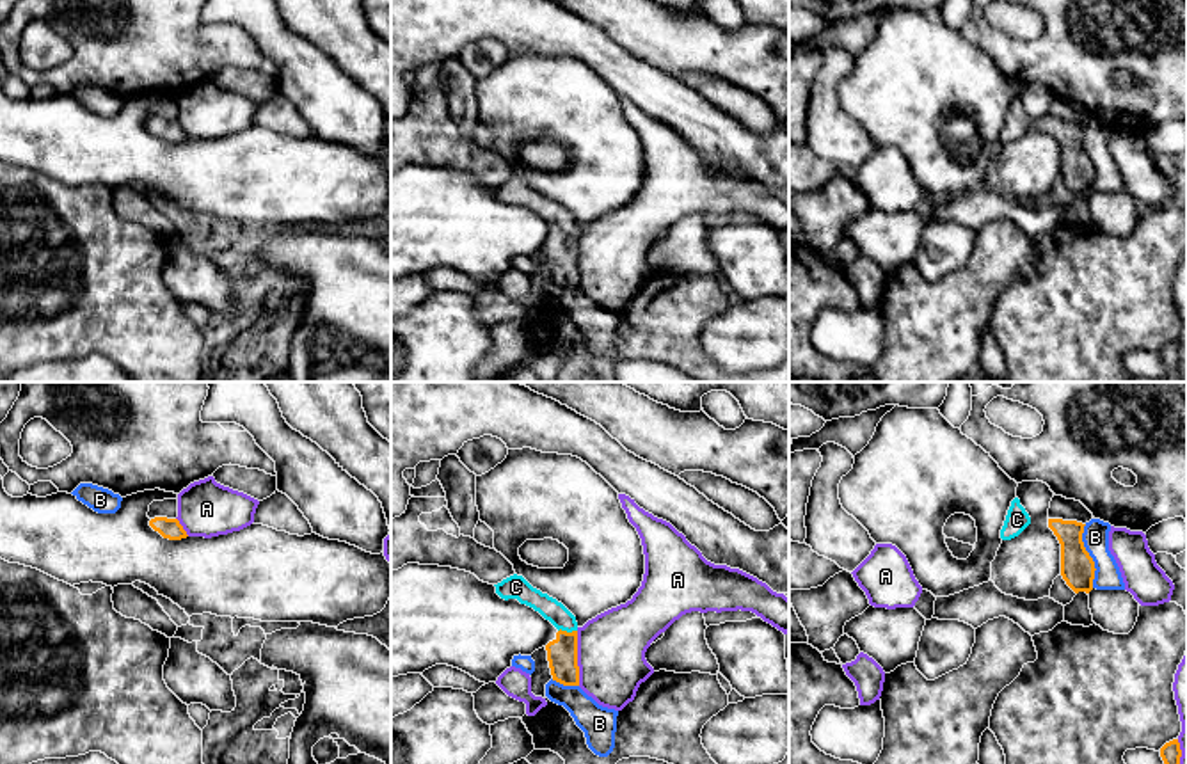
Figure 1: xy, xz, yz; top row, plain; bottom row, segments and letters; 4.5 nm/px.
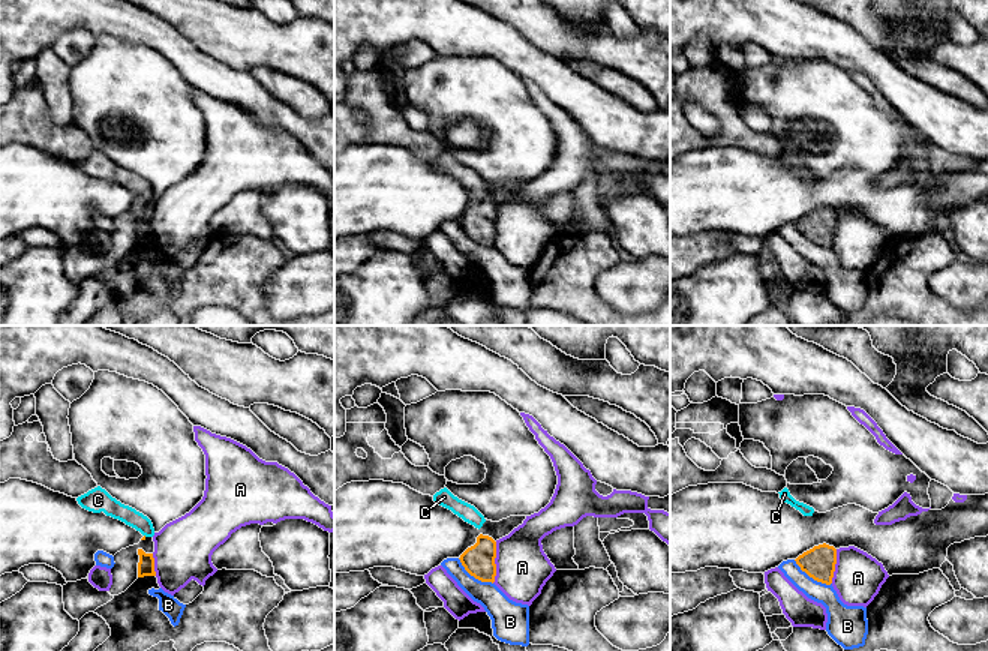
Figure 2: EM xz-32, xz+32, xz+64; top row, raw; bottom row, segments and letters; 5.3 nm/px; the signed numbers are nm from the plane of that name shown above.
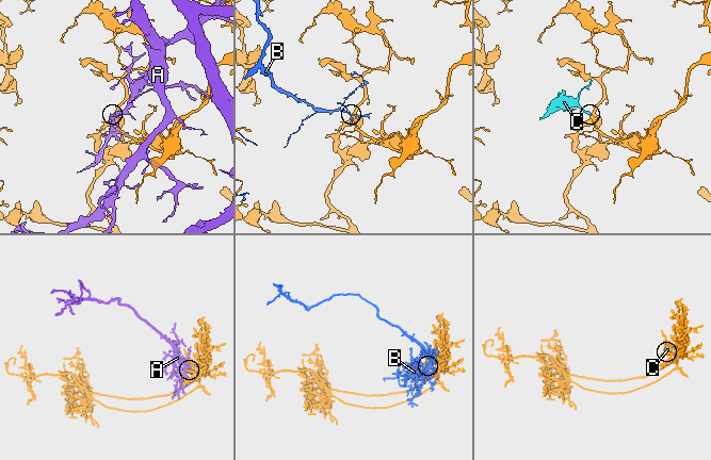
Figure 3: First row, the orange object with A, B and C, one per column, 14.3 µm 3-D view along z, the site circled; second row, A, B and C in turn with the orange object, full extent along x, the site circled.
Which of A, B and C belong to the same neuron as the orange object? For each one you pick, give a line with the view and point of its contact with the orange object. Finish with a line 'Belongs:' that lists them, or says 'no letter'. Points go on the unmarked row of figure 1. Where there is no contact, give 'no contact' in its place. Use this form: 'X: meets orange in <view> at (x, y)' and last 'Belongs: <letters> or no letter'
C: meets orange in xz at (565, 233)
Belongs: C

